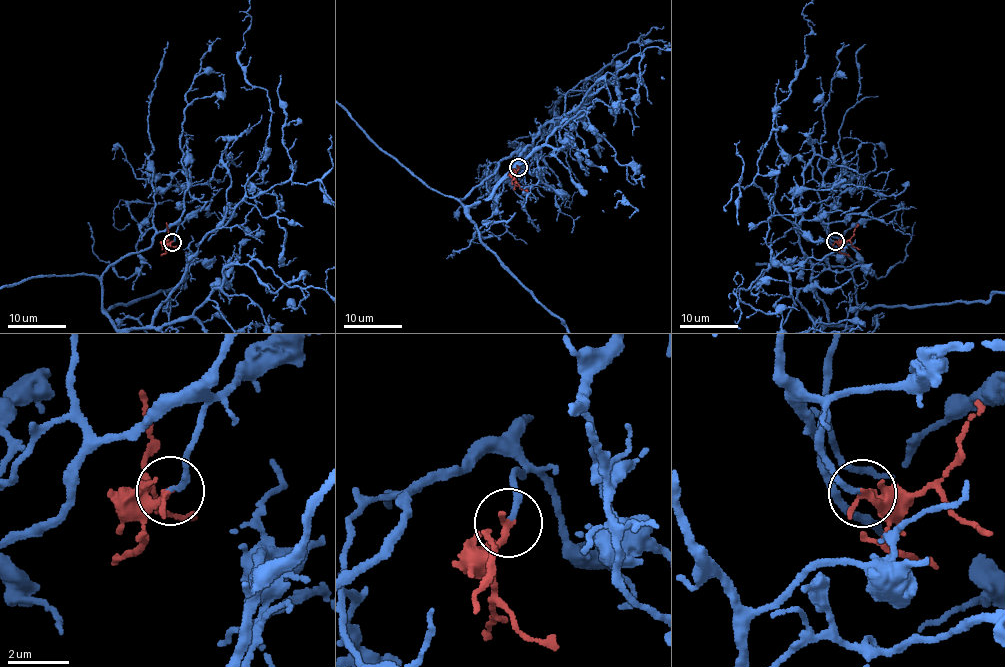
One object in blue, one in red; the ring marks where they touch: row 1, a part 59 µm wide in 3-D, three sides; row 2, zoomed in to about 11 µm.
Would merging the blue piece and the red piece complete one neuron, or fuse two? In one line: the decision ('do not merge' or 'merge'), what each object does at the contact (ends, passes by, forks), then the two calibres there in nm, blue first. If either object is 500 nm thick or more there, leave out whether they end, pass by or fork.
merge | blue ends | red ends | 170/240 nm

